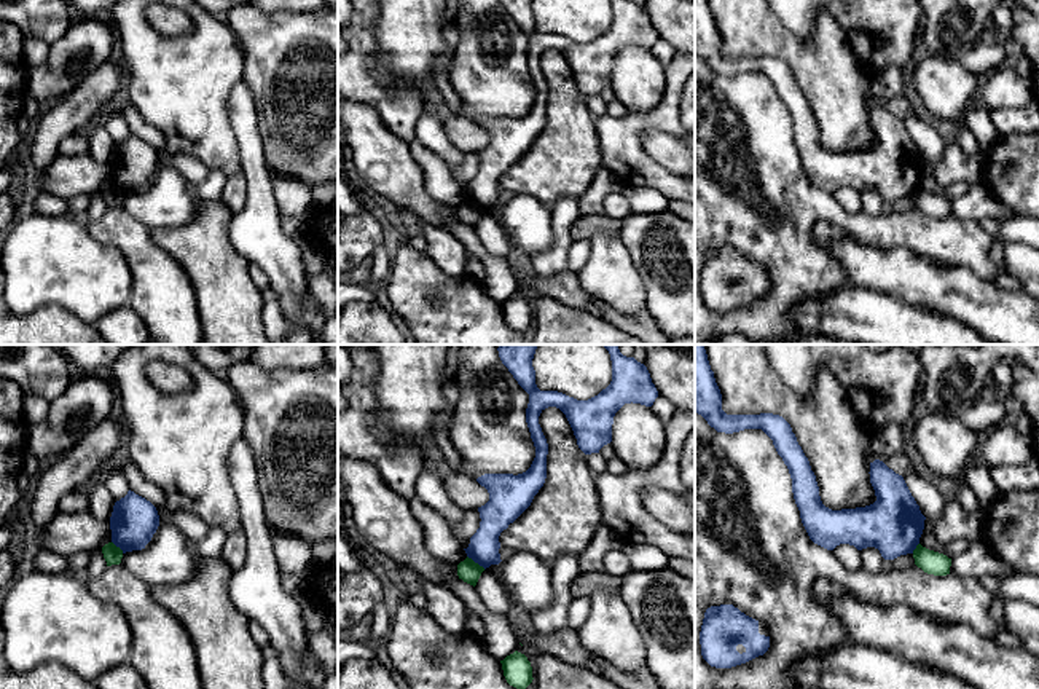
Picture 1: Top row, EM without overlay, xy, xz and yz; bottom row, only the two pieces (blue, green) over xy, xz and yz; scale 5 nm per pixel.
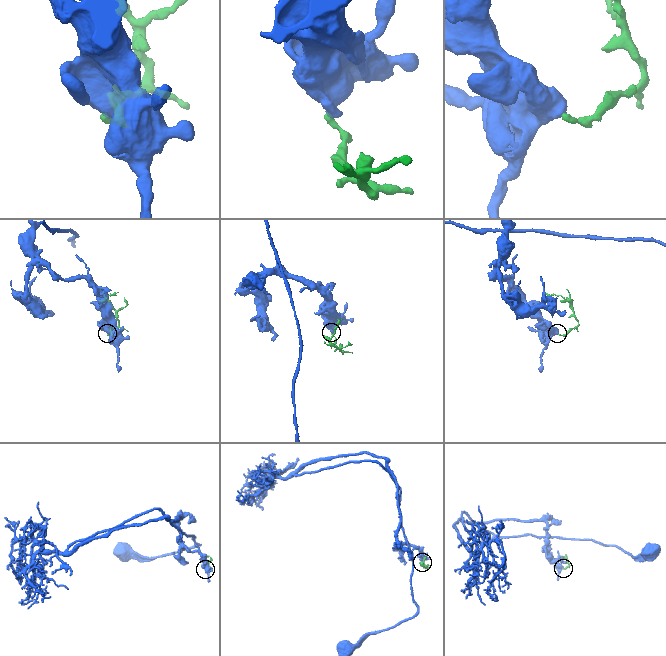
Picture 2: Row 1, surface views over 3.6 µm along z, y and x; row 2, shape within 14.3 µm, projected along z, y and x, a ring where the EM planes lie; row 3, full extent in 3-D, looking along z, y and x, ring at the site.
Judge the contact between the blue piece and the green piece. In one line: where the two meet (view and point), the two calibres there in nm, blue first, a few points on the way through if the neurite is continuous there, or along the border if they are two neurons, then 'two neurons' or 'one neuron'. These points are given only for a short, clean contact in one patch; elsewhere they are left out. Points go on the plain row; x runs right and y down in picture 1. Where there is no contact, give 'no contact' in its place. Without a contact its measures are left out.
xz (477, 204) | 160/110 nm | along xz (467, 198), (485, 211) | two neurons

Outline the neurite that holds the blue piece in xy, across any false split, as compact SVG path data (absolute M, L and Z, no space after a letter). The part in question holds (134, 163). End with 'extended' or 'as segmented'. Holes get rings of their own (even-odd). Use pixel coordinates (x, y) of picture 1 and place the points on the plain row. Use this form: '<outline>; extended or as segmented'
M127 134L115 145L110 159L112 185L126 195L142 193L159 169L156 150L145 140Z; as segmented

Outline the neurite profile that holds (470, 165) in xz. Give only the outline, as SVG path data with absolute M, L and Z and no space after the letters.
M465 153L461 166L456 169L451 169L454 182L457 182L459 185L462 180L470 182L480 171L480 164L481 161L478 153Z

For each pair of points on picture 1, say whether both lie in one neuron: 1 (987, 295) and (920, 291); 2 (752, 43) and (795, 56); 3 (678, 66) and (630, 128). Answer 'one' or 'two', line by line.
1: one
2: one
3: one

